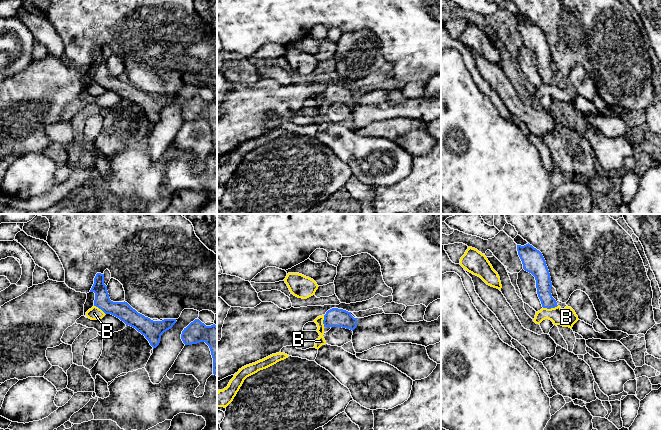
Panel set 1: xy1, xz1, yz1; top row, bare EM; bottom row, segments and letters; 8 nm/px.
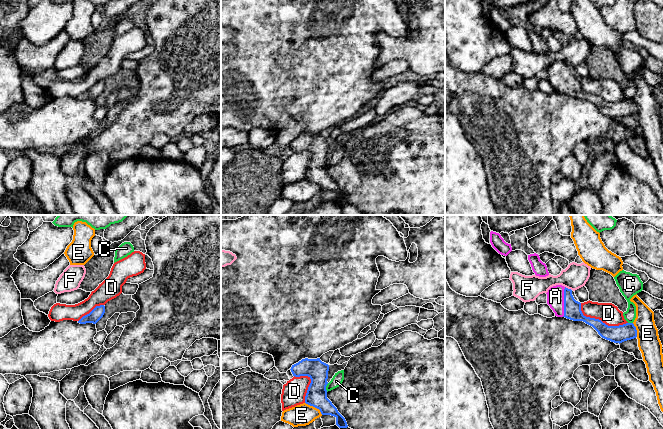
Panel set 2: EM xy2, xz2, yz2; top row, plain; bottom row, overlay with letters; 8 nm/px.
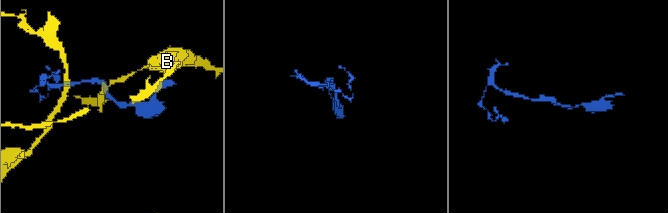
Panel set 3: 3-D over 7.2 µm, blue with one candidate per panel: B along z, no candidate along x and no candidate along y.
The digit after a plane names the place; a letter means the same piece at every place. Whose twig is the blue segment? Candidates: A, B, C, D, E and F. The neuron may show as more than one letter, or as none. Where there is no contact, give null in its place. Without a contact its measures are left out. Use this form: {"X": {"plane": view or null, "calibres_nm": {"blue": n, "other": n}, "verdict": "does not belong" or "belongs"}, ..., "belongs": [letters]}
{"A": {"plane": "yz2", "calibres_nm": {"blue": 140, "other": 140}, "verdict": "belongs"}, "B": {"plane": "yz1", "calibres_nm": {"blue": 130, "other": 150}, "verdict": "does not belong"}, "C": {"plane": "xz2", "calibres_nm": {"blue": 170, "other": 90}, "verdict": "does not belong"}, "D": {"plane": "yz2", "calibres_nm": {"blue": 140, "other": 170}, "verdict": "does not belong"}, "E": {"plane": "xz2", "calibres_nm": {"blue": 170, "other": 180}, "verdict": "does not belong"}, "F": {"plane": "yz2", "calibres_nm": {"blue": 140, "other": 200}, "verdict": "does not belong"}, "belongs": ["A"]}

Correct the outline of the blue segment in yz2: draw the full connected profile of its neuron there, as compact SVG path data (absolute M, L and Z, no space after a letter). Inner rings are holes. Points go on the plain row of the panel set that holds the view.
M556 61L551 63L546 70L547 80L557 93L583 97L592 102L602 114L614 119L620 120L637 113L637 106L633 99L608 102L599 95L584 92L581 87L581 79L574 75L571 65Z

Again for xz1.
M332 84L324 91L323 100L324 103L342 103L353 107L357 103L357 94L346 86Z

